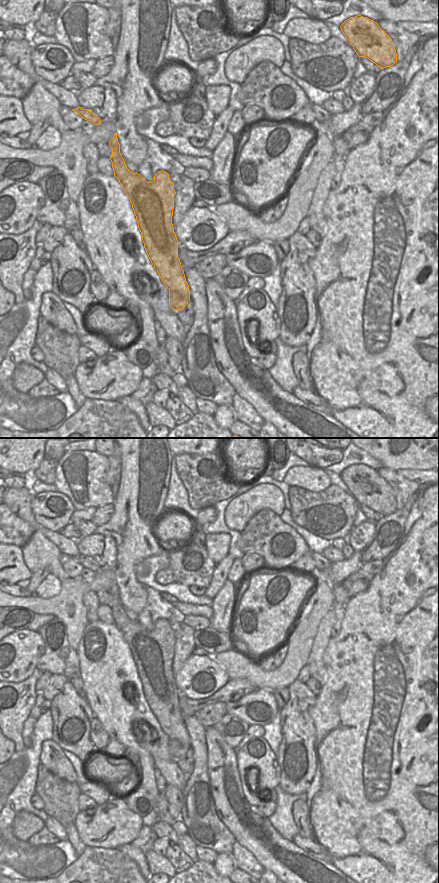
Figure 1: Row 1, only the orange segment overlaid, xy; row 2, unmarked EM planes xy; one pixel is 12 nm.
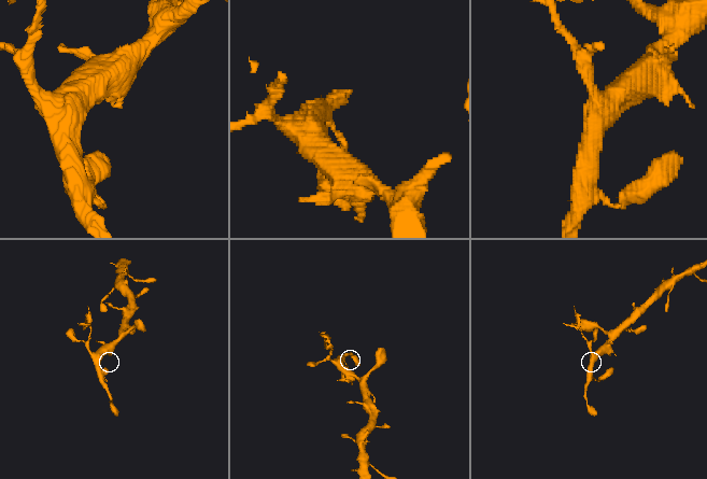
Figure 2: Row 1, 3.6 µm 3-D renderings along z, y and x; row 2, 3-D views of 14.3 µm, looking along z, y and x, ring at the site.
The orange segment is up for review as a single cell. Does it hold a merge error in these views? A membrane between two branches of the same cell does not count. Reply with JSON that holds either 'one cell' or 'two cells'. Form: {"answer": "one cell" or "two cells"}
{"answer": "two cells"}

